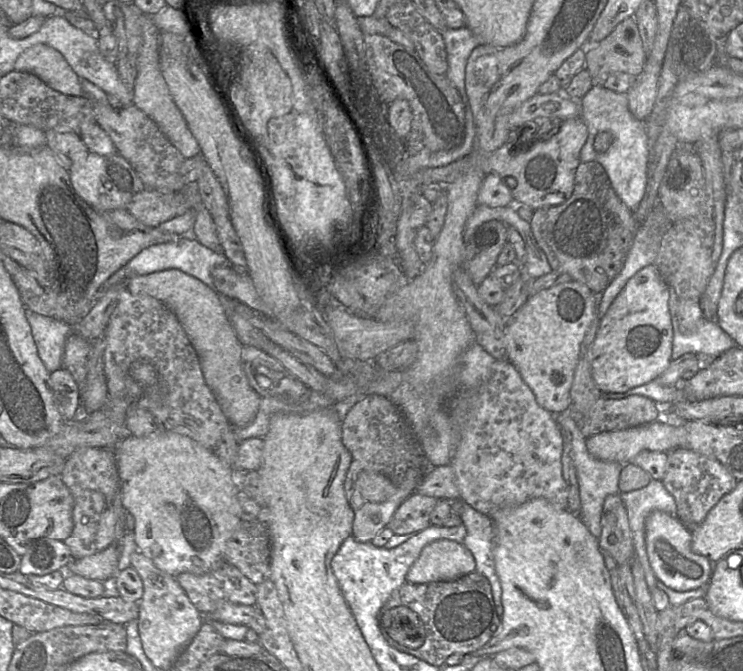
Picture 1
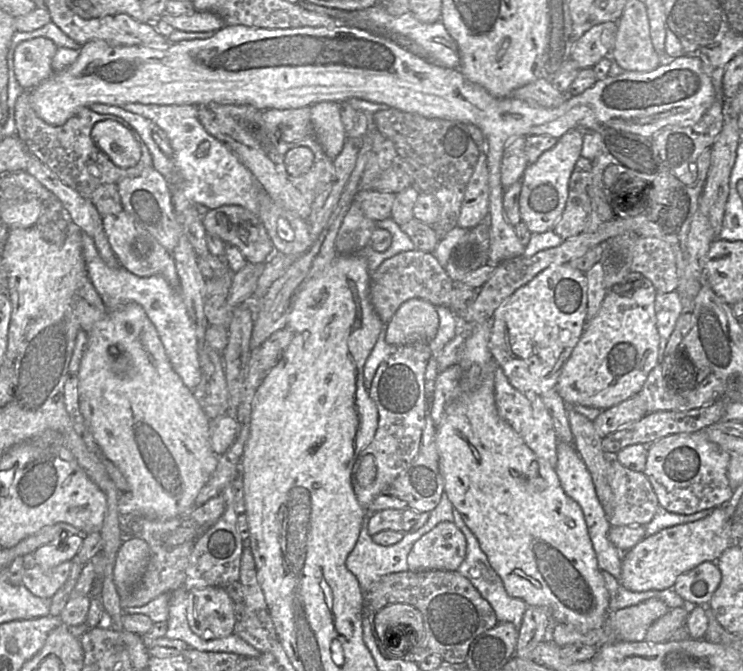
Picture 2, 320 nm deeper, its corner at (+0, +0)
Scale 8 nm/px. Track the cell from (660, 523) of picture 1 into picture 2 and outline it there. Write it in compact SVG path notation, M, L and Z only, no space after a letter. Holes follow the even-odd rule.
M705 561L681 574L673 589L688 606L707 605L719 587L721 578L716 562Z

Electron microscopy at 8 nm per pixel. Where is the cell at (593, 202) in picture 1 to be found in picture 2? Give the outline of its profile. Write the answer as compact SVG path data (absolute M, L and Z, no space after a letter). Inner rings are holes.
M580 157L569 179L569 191L566 205L553 231L563 240L581 233L589 220L591 212L587 188L590 183L592 165L585 157Z

